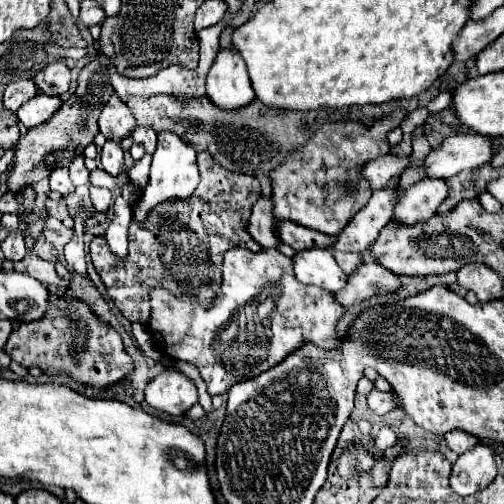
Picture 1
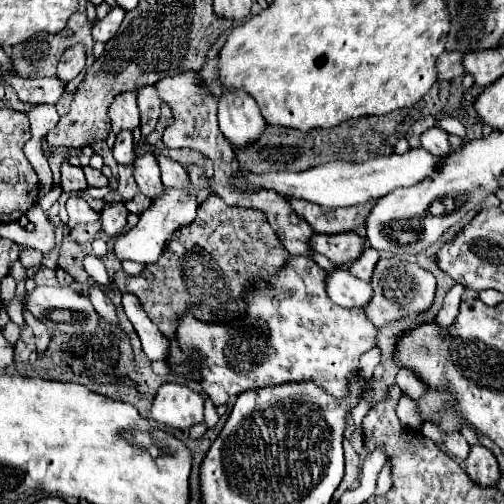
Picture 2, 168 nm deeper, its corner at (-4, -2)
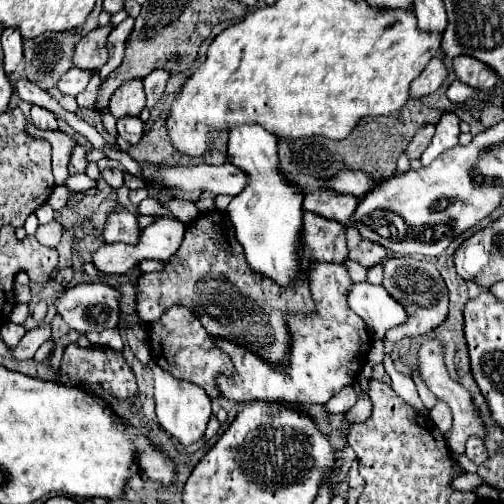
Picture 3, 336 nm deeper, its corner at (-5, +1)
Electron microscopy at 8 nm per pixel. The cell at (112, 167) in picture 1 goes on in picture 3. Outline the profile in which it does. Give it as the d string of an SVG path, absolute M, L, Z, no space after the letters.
M133 116L119 118L117 120L117 132L129 144L137 144L141 140L141 136L143 136L143 122L139 118L133 118Z

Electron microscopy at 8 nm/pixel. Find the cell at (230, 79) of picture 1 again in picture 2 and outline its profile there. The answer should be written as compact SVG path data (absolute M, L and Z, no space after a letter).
M244 91L226 93L220 99L218 121L220 131L236 149L248 149L266 131L266 121L260 115L258 105Z

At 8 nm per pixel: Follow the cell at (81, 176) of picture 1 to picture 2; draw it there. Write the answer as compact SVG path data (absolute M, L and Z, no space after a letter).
M84 167L84 173L86 173L86 181L90 185L94 185L94 187L106 187L106 185L110 185L108 177L102 171L96 171L92 167Z

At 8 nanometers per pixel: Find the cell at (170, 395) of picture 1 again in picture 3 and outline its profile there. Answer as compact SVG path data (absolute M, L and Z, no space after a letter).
M153 360L149 362L149 370L153 372L153 380L155 380L155 412L157 412L157 420L161 424L161 428L171 434L173 438L177 438L181 444L193 444L195 440L199 440L205 434L205 426L209 422L211 416L211 398L203 392L203 388L185 382L185 380L177 380L175 376L171 376L169 372L165 372L163 368L159 368Z

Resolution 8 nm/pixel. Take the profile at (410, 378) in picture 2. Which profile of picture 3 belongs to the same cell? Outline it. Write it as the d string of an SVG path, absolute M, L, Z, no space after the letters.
M431 338L427 342L423 342L423 346L419 348L419 354L417 354L417 372L419 376L423 378L425 386L443 402L447 402L447 406L451 408L451 414L453 414L453 428L447 436L447 444L451 448L453 454L463 454L465 452L465 442L467 442L467 436L481 436L483 438L483 422L475 410L475 406L471 404L471 396L469 392L457 384L455 380L451 380L449 372L447 372L447 366L445 366L445 344L439 340L439 338Z

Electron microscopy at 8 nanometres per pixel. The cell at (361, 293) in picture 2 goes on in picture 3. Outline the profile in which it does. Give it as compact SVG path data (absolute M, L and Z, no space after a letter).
M355 282L349 288L347 304L365 320L373 336L385 336L389 328L399 326L405 320L401 304L395 302L383 286L373 286L369 282Z

